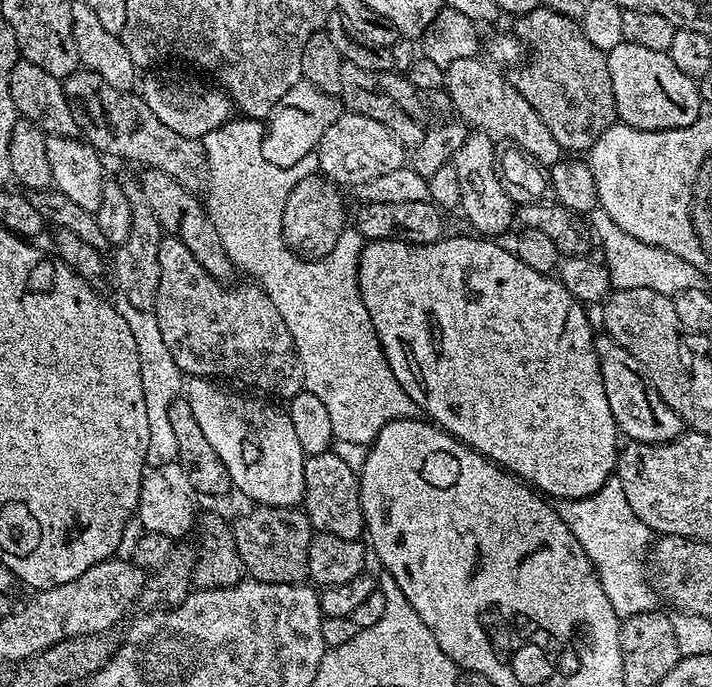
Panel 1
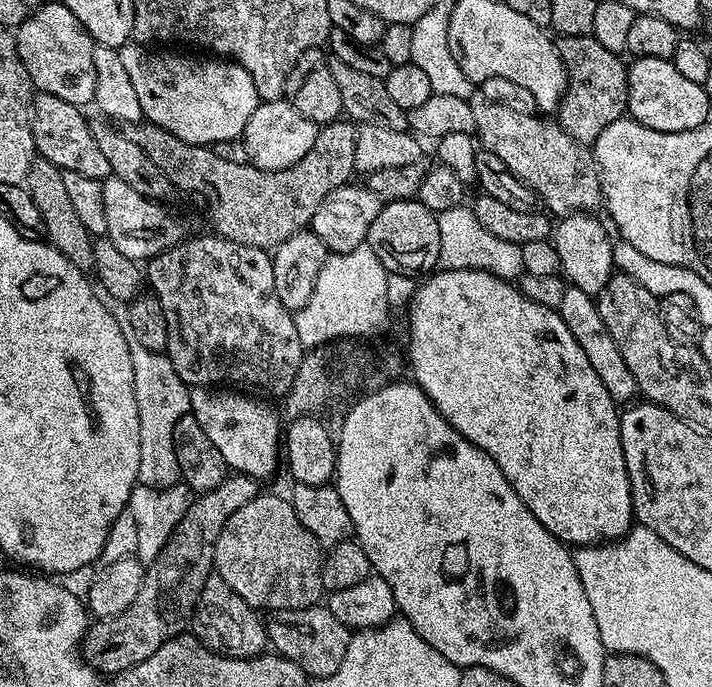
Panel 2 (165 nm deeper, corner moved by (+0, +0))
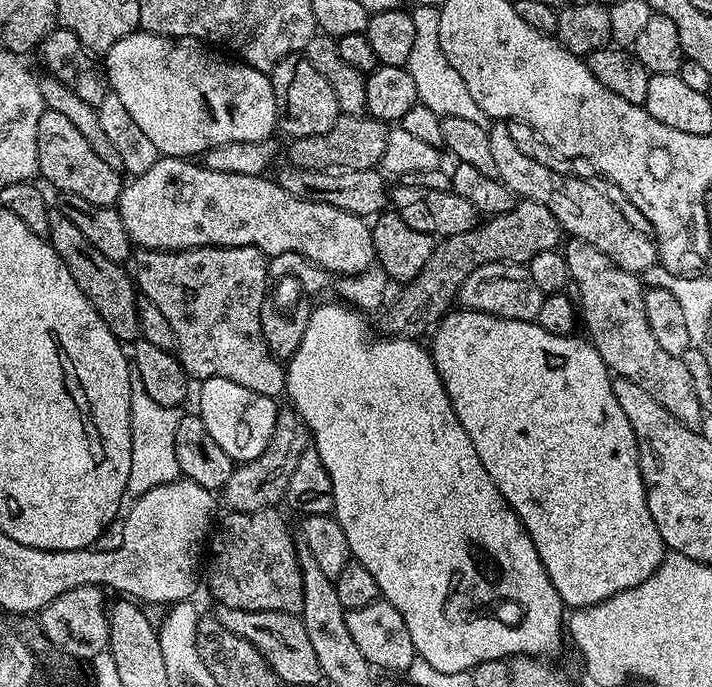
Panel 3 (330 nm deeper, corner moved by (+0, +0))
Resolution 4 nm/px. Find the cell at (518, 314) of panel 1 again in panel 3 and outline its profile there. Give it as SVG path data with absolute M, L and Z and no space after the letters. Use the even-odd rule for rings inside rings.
M449 311L431 333L432 361L436 364L446 394L454 406L454 414L458 422L462 422L462 430L470 434L470 442L474 442L474 450L478 450L478 458L482 458L486 474L490 474L504 501L516 511L517 518L524 523L524 529L534 542L534 550L538 550L538 558L542 558L542 566L546 566L546 574L550 574L550 582L554 582L554 590L558 590L562 602L572 610L594 606L614 594L646 582L646 578L650 578L664 561L664 539L662 534L658 534L658 526L654 526L654 518L650 518L650 506L646 502L638 446L634 430L630 426L630 418L626 418L622 406L618 406L618 398L614 398L613 377L602 362L596 347L587 339L579 340L576 334L550 334L542 330L540 324L531 320L504 320L500 316L491 316L485 312L456 311Z

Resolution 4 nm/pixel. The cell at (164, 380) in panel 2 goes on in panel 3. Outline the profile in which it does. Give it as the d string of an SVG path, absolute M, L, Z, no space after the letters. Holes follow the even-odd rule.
M133 374L130 378L130 434L132 453L130 454L130 478L127 495L139 498L151 494L158 486L166 486L180 476L178 454L174 454L174 433L178 430L182 412L180 408L167 408L154 402L142 386L142 378Z

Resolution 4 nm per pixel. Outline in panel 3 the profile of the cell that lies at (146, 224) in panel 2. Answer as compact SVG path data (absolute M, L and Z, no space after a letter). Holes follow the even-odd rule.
M160 156L146 174L131 177L120 189L118 211L133 245L150 248L153 252L234 246L257 248L267 257L297 252L329 274L340 272L341 277L357 276L376 264L372 229L365 217L338 210L338 206L294 198L294 194L282 190L282 186L267 175L218 174L218 170L210 170L203 163L182 156Z

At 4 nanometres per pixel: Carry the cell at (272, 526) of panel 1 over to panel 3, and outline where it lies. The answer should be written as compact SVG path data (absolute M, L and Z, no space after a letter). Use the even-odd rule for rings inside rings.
M276 508L253 512L229 511L224 521L210 536L210 551L206 556L206 584L217 605L251 612L294 612L302 610L302 570L296 553L297 541L292 540L288 524Z

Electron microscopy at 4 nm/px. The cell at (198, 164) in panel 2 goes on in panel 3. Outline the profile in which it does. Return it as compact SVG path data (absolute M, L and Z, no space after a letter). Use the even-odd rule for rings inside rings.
M365 114L362 116L341 115L340 120L326 134L314 134L310 138L292 140L288 156L291 167L306 170L322 170L323 168L353 168L366 170L376 168L382 154L386 154L386 138L389 125L383 120L374 120Z

